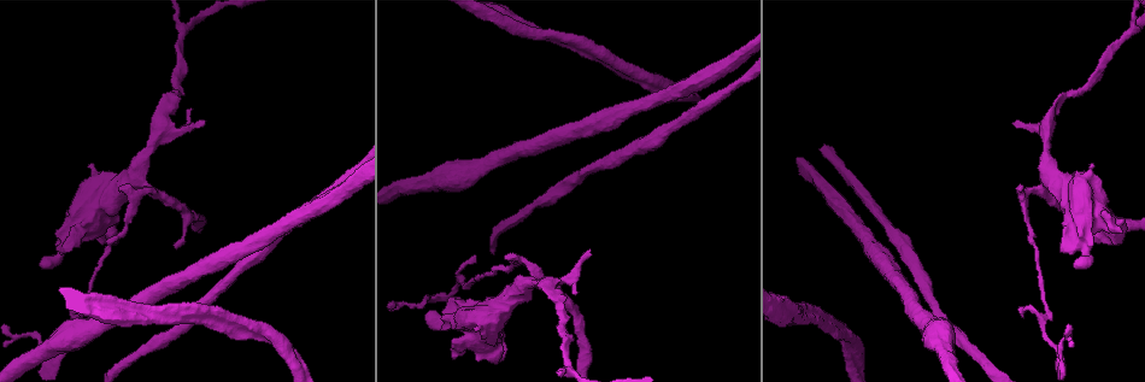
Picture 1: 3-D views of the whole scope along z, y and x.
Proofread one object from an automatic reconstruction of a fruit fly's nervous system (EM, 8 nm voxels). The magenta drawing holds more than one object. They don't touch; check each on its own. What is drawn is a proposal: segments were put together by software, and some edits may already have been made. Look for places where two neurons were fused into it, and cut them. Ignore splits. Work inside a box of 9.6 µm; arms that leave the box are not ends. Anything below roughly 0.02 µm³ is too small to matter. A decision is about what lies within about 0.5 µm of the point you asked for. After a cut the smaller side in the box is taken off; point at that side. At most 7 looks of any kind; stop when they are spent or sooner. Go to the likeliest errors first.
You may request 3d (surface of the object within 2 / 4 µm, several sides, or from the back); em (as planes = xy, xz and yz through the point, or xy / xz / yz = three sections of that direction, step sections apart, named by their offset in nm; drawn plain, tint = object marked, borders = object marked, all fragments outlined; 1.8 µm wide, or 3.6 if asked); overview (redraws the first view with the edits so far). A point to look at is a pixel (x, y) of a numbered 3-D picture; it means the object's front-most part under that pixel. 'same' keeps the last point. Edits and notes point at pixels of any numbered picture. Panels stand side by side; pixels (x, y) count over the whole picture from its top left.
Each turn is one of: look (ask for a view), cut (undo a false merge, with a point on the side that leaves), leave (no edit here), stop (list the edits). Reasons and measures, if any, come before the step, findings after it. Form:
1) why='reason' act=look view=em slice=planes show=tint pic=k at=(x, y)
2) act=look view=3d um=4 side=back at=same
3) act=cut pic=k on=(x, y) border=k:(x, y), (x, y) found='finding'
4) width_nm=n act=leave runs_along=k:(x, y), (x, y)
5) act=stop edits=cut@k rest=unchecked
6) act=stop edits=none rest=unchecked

why='sudden change in width' act=look view=3d um=4 pic=1 at=(1096, 209)

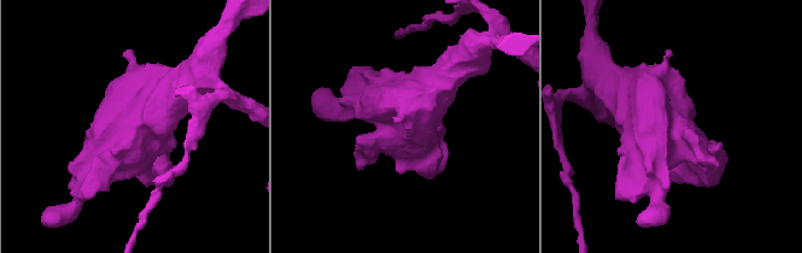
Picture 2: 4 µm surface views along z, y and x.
why='need the tissue' act=look view=em um=3.6 slice=planes show=tint pic=2 at=(670, 127)

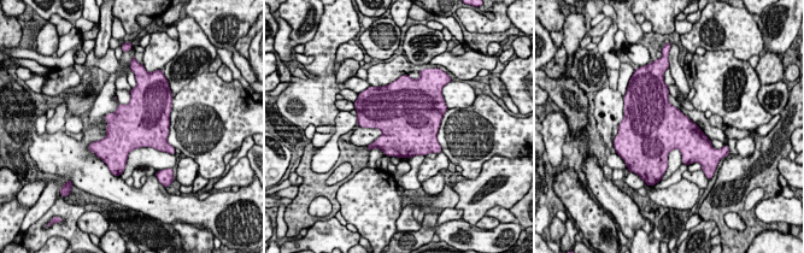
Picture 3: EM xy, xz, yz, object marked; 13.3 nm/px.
act=leave found='all the same neuron'

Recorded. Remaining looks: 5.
why='abrupt turn' act=look view=3d um=2 pic=1 at=(1062, 354)

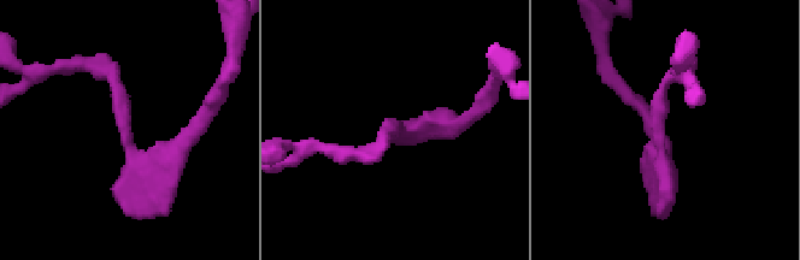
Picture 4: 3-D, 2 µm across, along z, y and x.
why='now the EM' act=look view=em slice=xz step=16 show=plain pic=4 at=(662, 136)

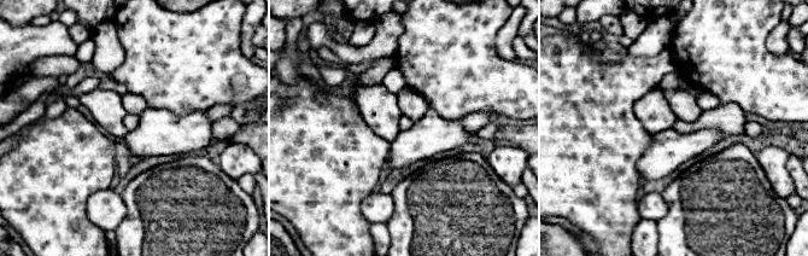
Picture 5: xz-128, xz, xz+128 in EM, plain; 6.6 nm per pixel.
why='where the object lies' act=look view=em slice=xz step=16 show=tint at=same

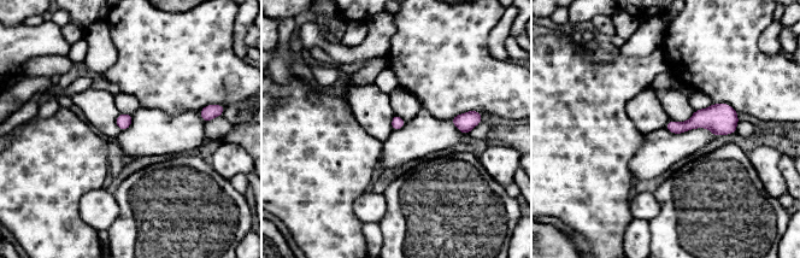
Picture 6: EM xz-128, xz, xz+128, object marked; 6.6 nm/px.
act=leave found='all the same neuron'

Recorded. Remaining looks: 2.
why='a fork' act=look view=3d um=2 pic=1 at=(161, 129)

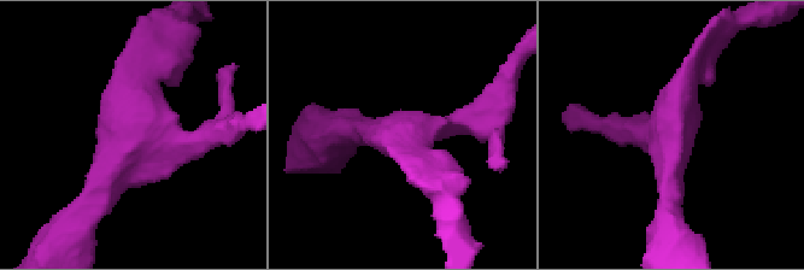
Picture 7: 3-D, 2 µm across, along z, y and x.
arms=3 arm_widths_nm=170,200,280 act=look view=em slice=planes show=tint pic=7 at=(132, 124)

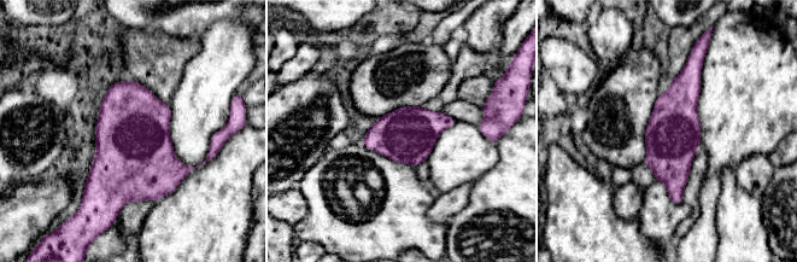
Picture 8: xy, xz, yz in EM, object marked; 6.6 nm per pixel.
act=leave found='all the same neuron'

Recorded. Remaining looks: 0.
act=stop edits=none rest=unchecked

